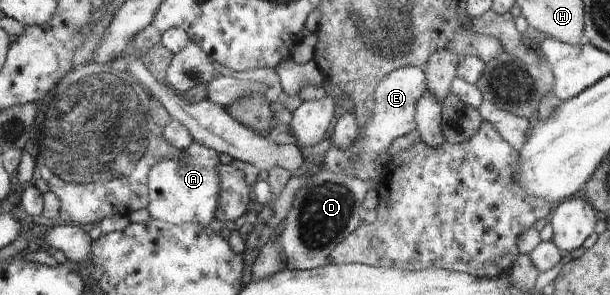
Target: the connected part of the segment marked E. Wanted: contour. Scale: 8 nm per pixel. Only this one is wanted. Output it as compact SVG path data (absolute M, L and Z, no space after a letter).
M425 65L408 66L391 71L386 78L376 86L374 93L374 105L372 106L372 119L359 131L359 137L350 149L338 149L330 146L324 155L323 167L332 173L344 173L358 179L377 180L382 176L378 167L378 157L386 151L398 137L408 135L417 129L415 110L418 108L419 99L427 90L427 77Z

